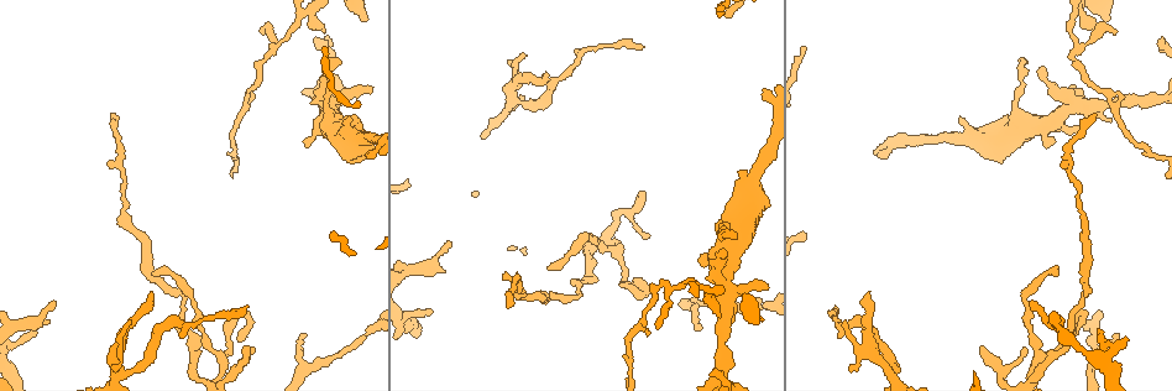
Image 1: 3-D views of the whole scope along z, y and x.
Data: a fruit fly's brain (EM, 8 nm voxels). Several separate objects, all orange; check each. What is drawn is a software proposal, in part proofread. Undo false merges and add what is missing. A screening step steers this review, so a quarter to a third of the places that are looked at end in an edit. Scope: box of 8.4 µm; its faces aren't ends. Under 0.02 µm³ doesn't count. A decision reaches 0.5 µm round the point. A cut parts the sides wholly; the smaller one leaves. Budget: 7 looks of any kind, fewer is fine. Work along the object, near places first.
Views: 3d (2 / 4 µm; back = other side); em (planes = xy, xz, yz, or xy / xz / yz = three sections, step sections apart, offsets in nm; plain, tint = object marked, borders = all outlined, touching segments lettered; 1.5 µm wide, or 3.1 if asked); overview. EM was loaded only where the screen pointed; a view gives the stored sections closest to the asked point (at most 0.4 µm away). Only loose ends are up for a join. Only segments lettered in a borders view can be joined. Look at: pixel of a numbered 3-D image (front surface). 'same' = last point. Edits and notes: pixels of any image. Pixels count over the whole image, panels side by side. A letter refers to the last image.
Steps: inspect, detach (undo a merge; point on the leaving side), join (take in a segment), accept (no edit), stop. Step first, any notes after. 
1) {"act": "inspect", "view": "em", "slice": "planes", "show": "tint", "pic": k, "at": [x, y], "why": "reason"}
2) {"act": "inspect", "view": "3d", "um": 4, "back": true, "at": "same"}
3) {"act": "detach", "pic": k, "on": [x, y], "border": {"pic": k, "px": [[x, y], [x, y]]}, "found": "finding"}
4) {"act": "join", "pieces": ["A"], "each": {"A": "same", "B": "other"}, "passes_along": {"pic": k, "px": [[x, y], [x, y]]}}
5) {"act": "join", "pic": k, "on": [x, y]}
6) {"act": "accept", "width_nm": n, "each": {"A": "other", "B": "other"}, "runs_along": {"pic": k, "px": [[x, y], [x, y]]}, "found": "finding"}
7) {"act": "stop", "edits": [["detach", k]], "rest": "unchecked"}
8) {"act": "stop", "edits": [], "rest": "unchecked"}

{"act": "inspect", "view": "em", "slice": "planes", "show": "borders", "pic": 1, "at": [545, 80], "why": "branch stops here"}

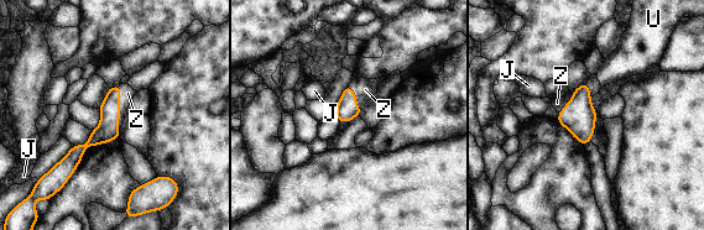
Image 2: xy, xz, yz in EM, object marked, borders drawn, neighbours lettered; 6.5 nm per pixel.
{"act": "join", "pieces": ["Z"], "width_nm": 140, "each": {"J": "other", "U": "other", "Z": "same"}, "passes_along": {"pic": 2, "px": [[108, 130], [119, 108], [128, 93]]}, "found": "it goes on there"}

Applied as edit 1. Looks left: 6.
{"act": "inspect", "view": "overview", "why": "see it whole again"}

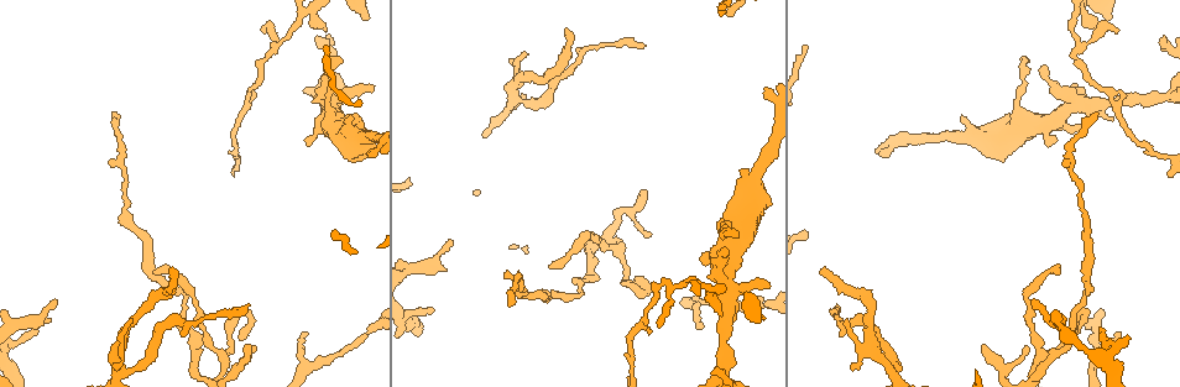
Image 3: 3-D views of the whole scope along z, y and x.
{"act": "inspect", "view": "em", "slice": "planes", "show": "borders", "pic": 3, "at": [1056, 138], "why": "free end"}

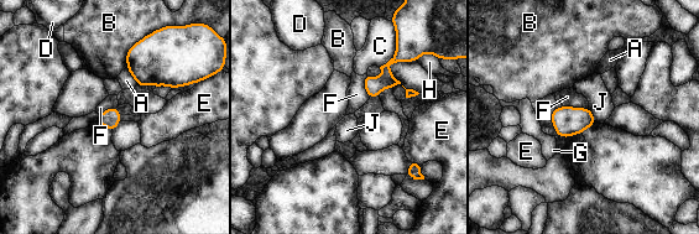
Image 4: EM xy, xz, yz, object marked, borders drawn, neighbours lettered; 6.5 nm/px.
{"act": "accept", "each": {"A": "other", "B": "other", "C": "other", "D": "other", "E": "other", "F": "other", "G": "other", "H": "other", "J": "other"}, "border": {"pic": 4, "px": [[589, 107], [596, 121]]}, "found": "none of them fits"}

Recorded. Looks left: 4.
{"act": "inspect", "view": "3d", "um": 2, "pic": 3, "at": [263, 33], "why": "branch stops here"}

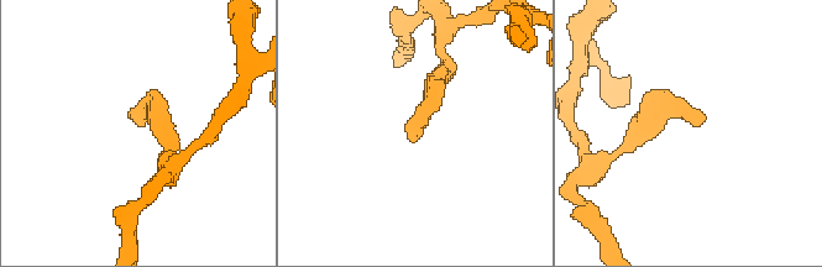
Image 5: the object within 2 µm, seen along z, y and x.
{"act": "inspect", "view": "em", "um": 3.1, "slice": "planes", "show": "borders", "pic": 5, "at": [414, 140]}

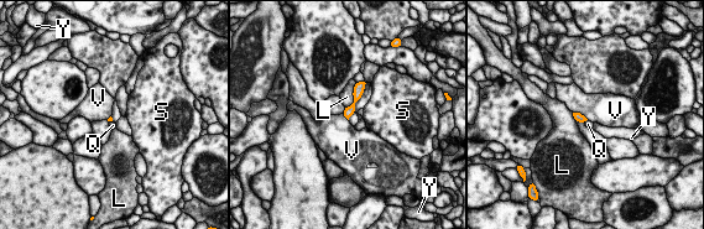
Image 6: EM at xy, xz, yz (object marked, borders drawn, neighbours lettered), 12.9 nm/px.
{"act": "accept", "each": {"L": "other", "Q": "other", "S": "other", "V": "other", "Y": "other"}, "runs_along": {"pic": 6, "px": [[360, 86], [355, 102], [347, 114]]}, "found": "no lettered segment goes on from it"}

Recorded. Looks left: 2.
{"act": "stop", "edits": [["join", 2]], "rest": "unchecked"}

